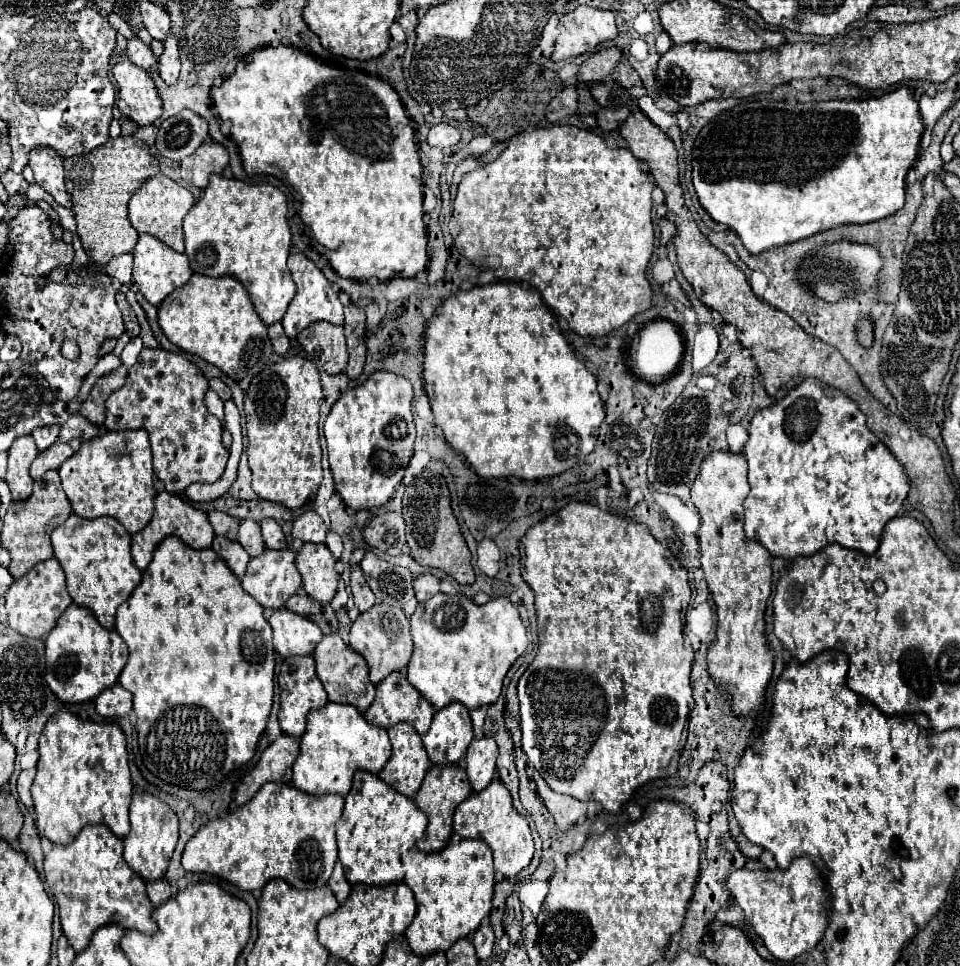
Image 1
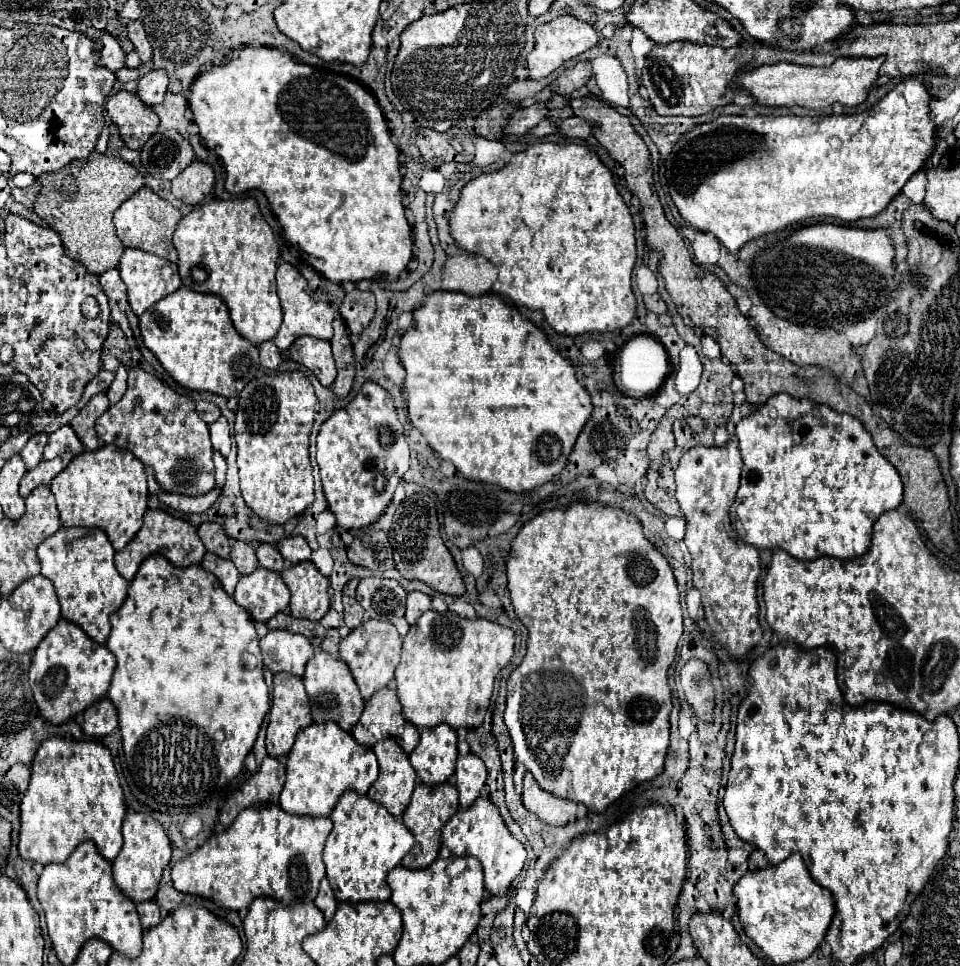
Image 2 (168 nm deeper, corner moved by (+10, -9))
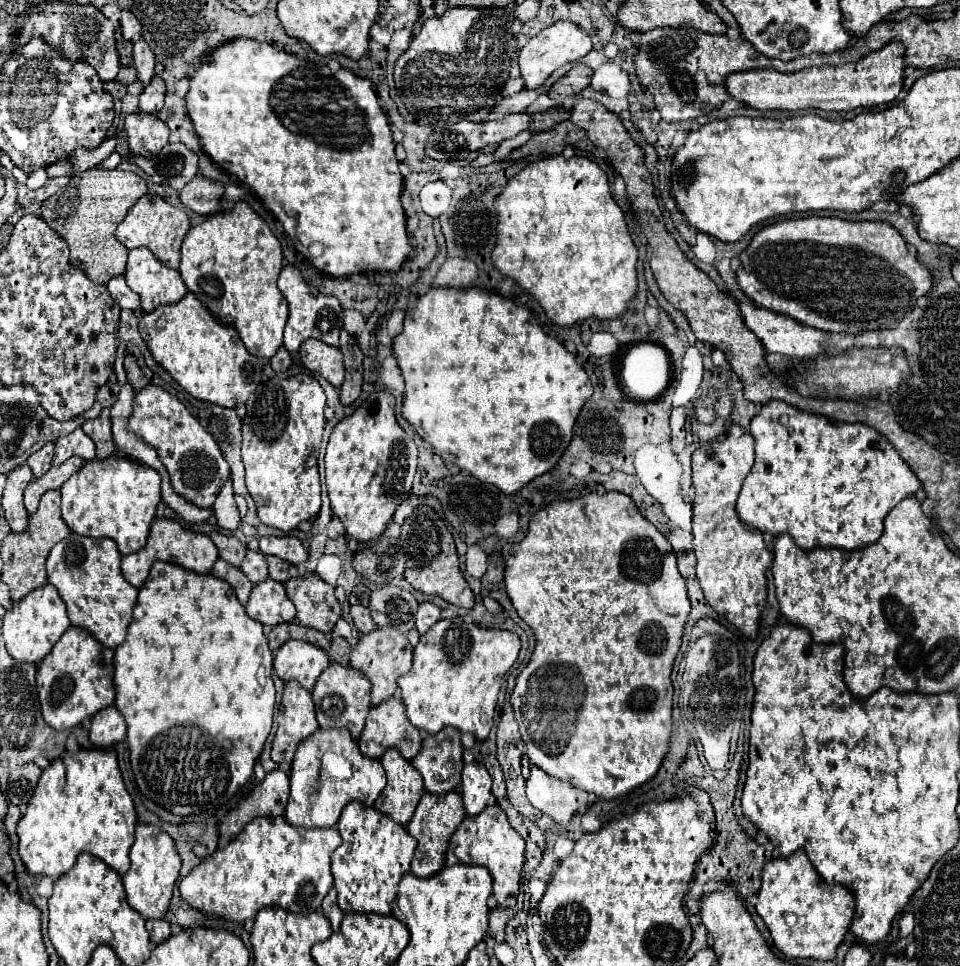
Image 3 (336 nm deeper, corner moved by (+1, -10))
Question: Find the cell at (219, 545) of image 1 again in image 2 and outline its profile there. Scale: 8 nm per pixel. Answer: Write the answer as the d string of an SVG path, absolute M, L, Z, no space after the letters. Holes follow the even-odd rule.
M208 552L208 554L204 556L204 560L202 560L202 568L208 570L208 572L212 572L212 574L222 582L224 590L226 590L230 596L234 594L234 588L236 588L236 584L238 584L240 572L238 572L238 568L234 566L232 560L218 558L216 554Z

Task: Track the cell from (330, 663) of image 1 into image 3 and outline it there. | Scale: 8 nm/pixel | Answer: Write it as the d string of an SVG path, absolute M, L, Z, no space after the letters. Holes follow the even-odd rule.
M331 663L331 667L327 667L321 673L321 677L317 679L317 685L311 693L313 701L315 701L319 727L321 729L345 727L345 729L349 729L353 739L359 739L363 725L365 725L365 717L371 709L369 693L371 693L371 683L369 683L369 679L365 679L365 675L361 675L361 671L357 671L353 667L343 667L339 663Z

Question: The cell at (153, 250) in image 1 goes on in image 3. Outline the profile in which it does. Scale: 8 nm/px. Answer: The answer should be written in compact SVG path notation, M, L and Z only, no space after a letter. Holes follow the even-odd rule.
M145 247L129 251L125 281L141 297L141 309L145 313L151 313L163 303L177 303L187 293L179 271L167 269Z

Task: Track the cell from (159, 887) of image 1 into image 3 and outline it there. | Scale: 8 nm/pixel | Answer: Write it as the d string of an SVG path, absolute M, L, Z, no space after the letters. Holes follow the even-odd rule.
M155 919L155 921L147 921L147 931L151 935L151 941L155 945L159 945L161 941L165 941L171 935L171 925L165 919Z

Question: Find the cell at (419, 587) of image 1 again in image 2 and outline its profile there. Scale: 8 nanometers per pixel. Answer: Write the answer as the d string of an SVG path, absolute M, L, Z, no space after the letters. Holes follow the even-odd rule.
M410 592L408 600L406 600L406 620L408 620L408 624L414 624L420 618L420 614L428 608L430 608L430 596L428 594Z

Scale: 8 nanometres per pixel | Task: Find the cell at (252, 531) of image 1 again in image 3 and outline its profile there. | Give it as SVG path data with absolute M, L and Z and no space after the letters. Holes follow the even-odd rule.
M247 551L245 555L245 561L241 565L241 571L249 577L251 583L261 583L265 581L269 575L267 575L267 559L261 551Z

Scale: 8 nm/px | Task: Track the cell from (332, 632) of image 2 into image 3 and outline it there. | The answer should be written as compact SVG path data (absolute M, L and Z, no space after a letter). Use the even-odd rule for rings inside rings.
M337 637L331 641L329 645L329 659L331 663L339 663L339 665L349 665L349 651L351 651L351 645L343 639L343 637Z

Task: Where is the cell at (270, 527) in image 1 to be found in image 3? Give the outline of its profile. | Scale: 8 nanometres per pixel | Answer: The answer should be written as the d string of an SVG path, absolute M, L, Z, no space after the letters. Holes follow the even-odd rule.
M269 555L267 561L269 561L269 577L279 581L279 583L285 583L285 581L289 581L289 579L299 575L295 565L291 565L291 563L287 563L287 561L279 559L279 557L271 557Z

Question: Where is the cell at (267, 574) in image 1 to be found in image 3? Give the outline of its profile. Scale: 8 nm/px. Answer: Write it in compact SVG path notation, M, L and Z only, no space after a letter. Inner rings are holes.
M273 579L253 587L245 611L251 619L271 627L279 623L291 623L295 619L295 607L285 595L285 585Z

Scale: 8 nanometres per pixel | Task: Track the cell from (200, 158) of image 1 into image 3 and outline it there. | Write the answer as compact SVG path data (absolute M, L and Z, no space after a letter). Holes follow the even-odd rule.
M197 175L189 185L179 193L185 207L201 215L213 215L219 209L219 199L223 195L223 185L219 181L211 181L203 175Z

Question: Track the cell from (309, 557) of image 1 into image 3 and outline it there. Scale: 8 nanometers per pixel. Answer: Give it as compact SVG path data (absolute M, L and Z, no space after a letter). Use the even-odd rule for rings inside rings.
M307 573L303 577L293 577L287 587L287 597L297 607L297 623L303 627L317 629L321 633L331 633L337 619L341 617L341 605L335 599L335 587L317 579L317 575Z

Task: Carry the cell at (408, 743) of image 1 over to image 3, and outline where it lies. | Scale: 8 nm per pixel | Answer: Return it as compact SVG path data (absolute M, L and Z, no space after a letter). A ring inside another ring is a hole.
M395 749L385 751L381 765L387 773L387 787L373 807L379 813L389 815L395 823L405 825L413 817L413 811L423 795L423 779L419 771Z

